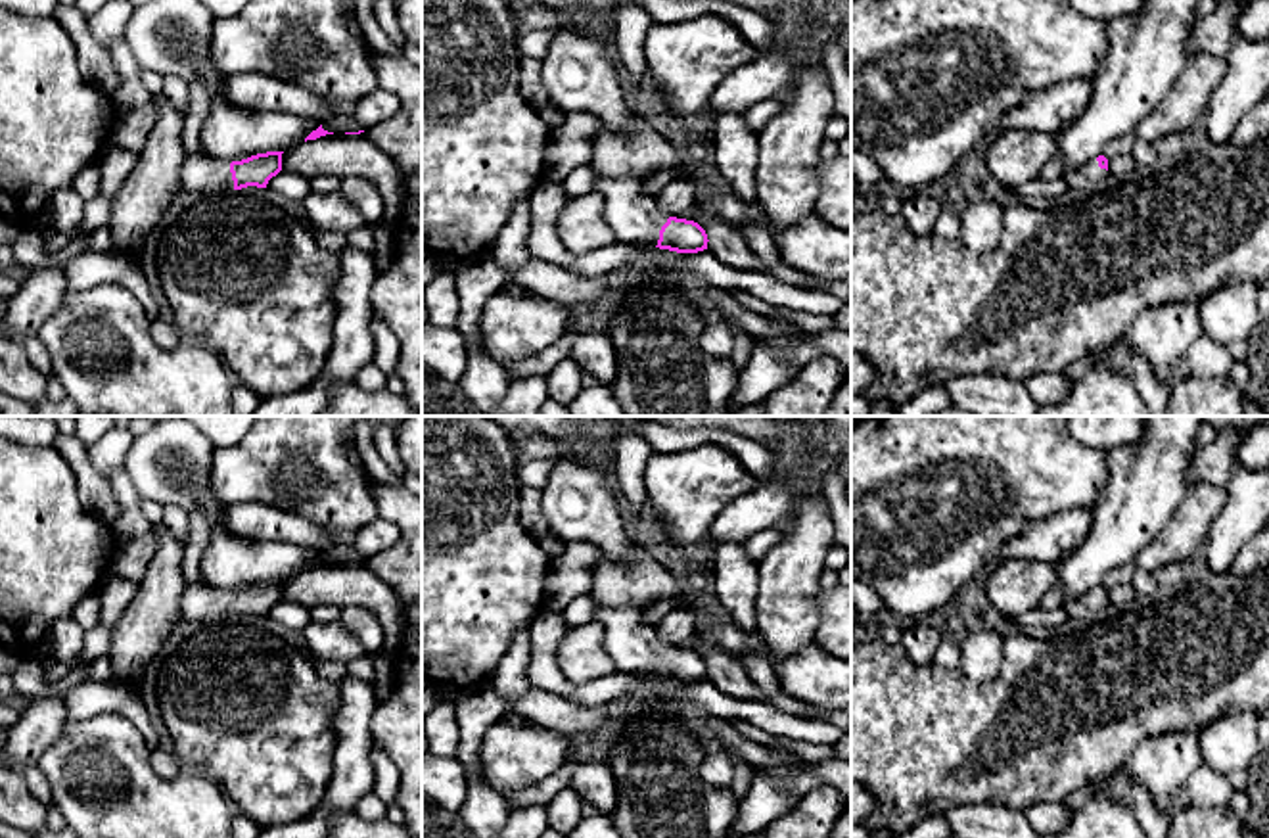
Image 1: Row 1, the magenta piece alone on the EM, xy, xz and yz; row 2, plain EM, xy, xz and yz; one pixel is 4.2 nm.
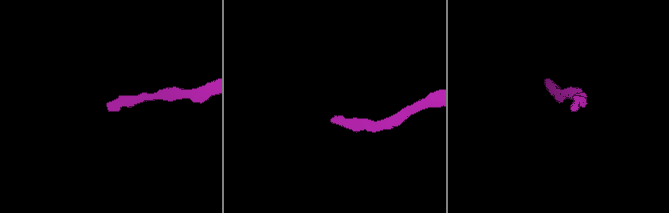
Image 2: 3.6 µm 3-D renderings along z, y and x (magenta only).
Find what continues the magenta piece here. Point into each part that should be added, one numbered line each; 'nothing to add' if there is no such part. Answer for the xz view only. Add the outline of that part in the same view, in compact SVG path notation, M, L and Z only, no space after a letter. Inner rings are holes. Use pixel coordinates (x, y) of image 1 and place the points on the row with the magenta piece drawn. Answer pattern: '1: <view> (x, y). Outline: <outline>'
1: xz (633, 215). Outline: M596 173L594 190L602 194L602 215L617 242L658 245L669 217L642 192L638 178L608 178Z

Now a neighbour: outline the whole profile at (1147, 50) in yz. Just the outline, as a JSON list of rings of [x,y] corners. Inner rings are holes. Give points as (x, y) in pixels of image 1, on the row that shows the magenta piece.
[[[1146,0],[1142,12],[1104,21],[1108,50],[1091,77],[1091,100],[1062,140],[1066,173],[1102,155],[1108,142],[1135,132],[1169,92],[1196,50],[1192,42],[1198,21],[1196,4],[1198,0]]]

